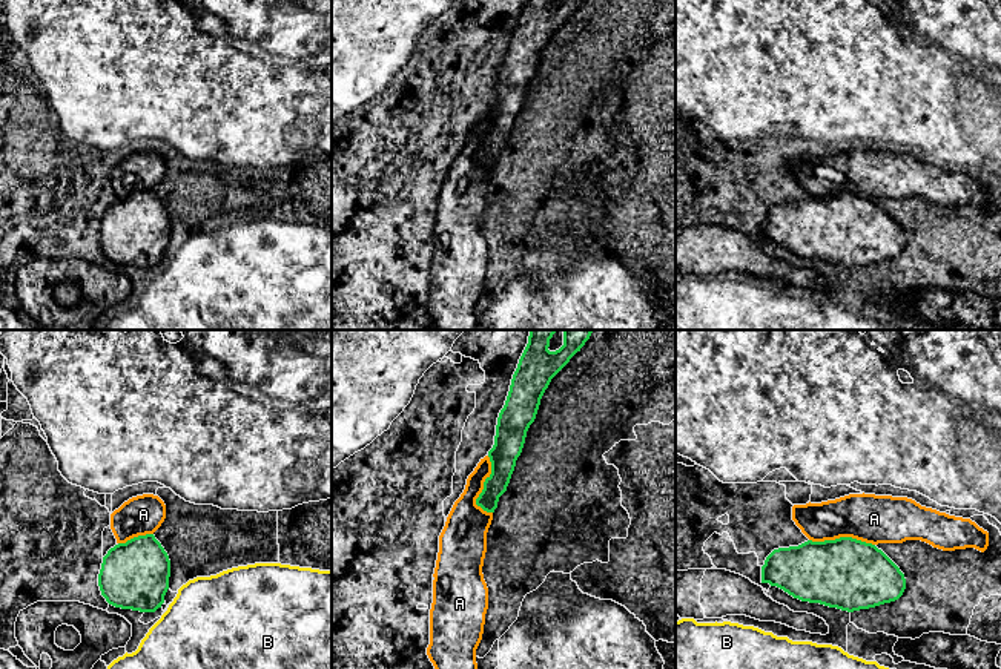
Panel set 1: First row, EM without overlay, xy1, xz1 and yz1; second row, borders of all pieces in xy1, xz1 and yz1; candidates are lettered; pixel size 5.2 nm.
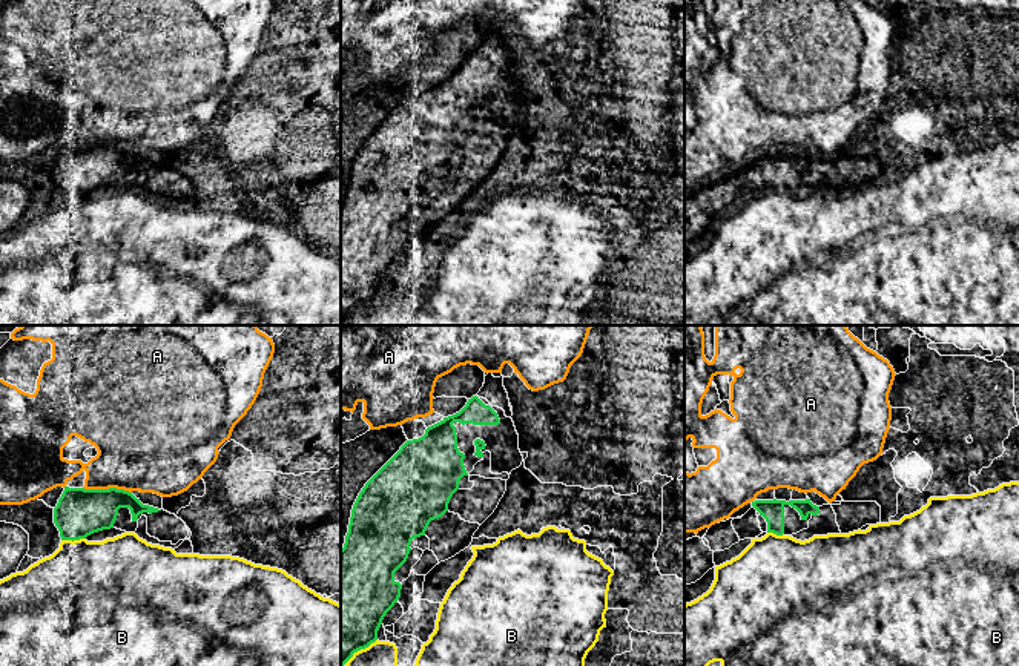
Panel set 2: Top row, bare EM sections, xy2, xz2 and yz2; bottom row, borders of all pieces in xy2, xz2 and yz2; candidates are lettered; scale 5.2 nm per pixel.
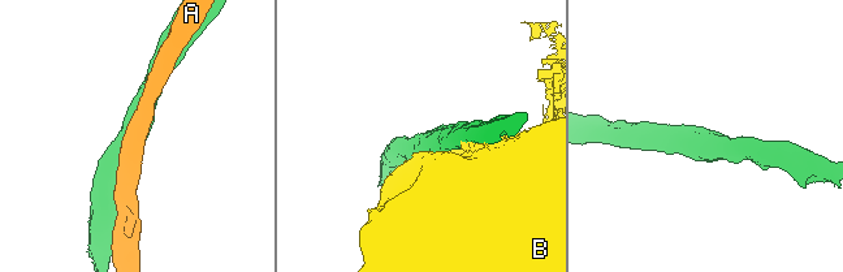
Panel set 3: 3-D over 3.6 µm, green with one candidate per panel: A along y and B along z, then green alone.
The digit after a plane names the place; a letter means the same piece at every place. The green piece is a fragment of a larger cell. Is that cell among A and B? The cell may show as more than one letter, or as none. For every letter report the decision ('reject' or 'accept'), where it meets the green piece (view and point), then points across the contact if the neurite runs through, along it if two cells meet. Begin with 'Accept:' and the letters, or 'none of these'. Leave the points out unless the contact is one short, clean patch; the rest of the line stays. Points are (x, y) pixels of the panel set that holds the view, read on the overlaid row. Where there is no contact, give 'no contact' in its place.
Accept: none of these
A: reject | xz1 (484, 488)
B: reject | xy2 (72, 540)

